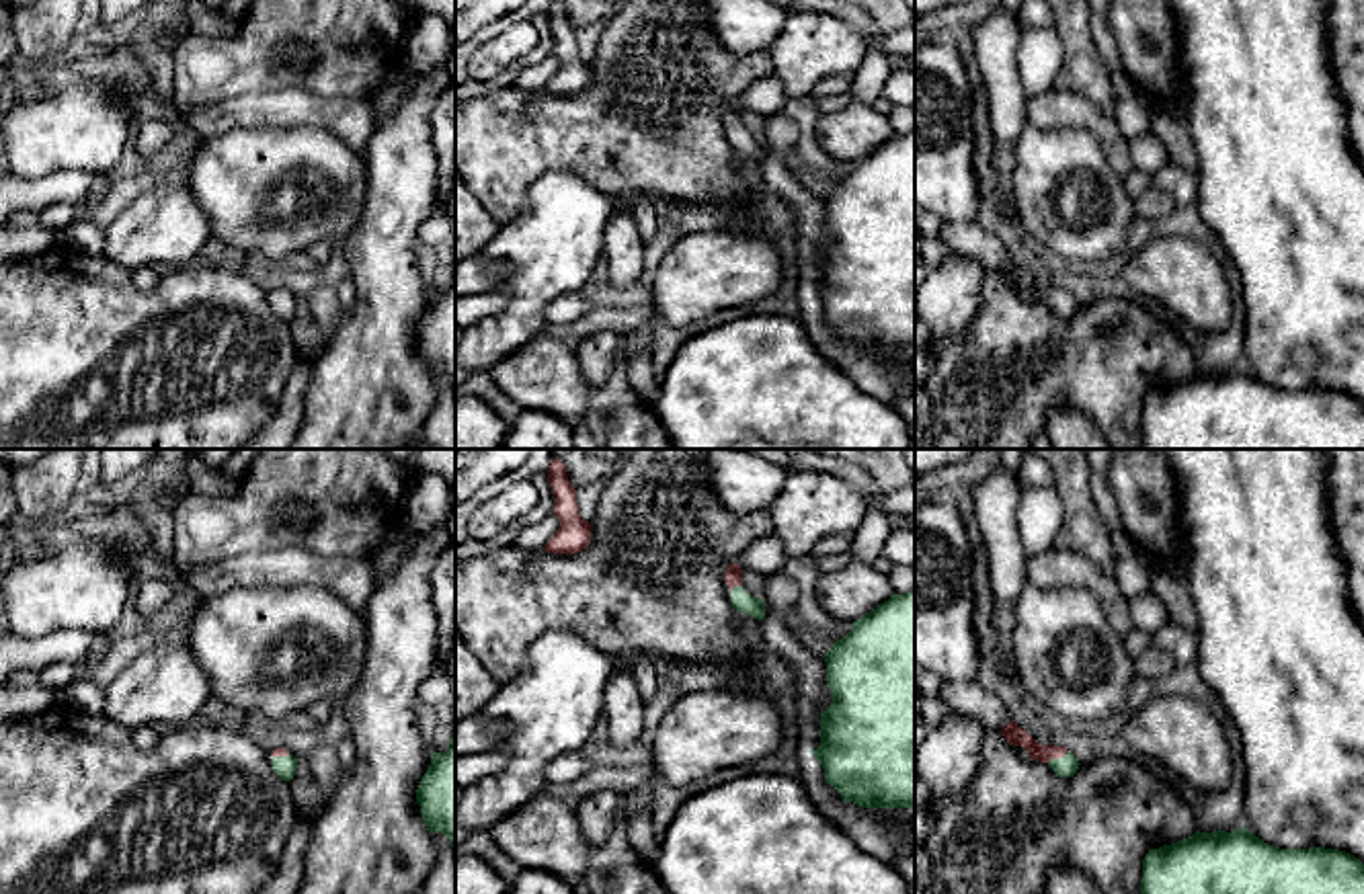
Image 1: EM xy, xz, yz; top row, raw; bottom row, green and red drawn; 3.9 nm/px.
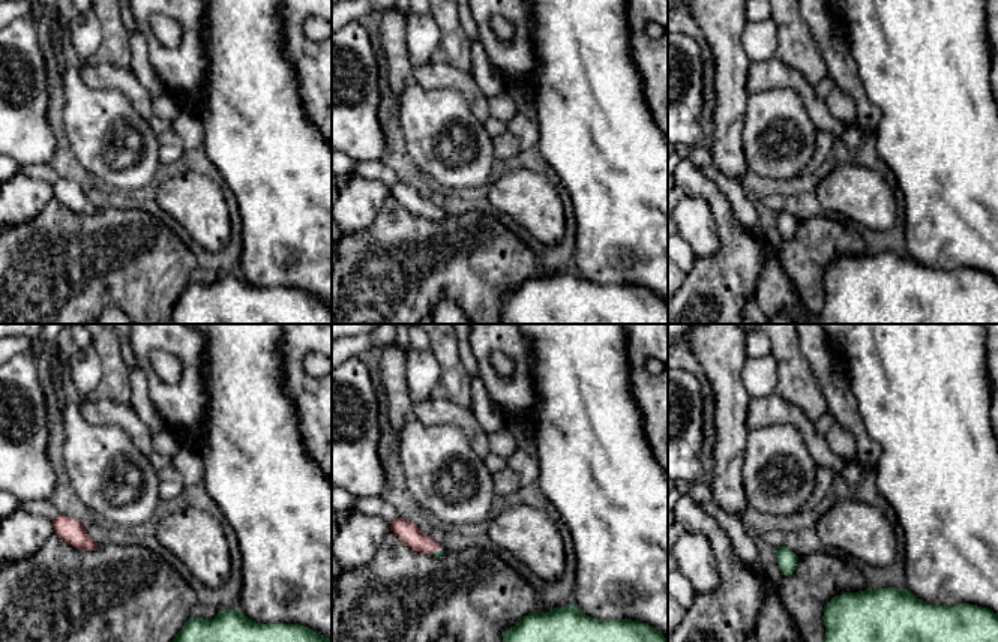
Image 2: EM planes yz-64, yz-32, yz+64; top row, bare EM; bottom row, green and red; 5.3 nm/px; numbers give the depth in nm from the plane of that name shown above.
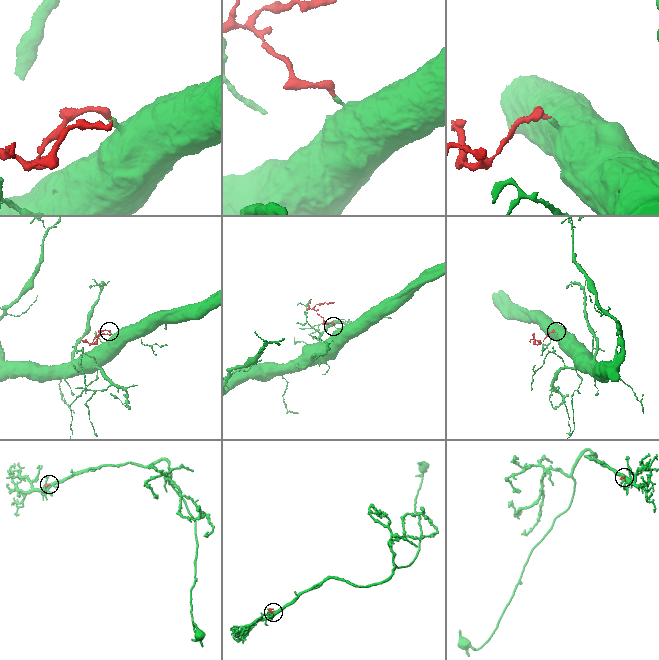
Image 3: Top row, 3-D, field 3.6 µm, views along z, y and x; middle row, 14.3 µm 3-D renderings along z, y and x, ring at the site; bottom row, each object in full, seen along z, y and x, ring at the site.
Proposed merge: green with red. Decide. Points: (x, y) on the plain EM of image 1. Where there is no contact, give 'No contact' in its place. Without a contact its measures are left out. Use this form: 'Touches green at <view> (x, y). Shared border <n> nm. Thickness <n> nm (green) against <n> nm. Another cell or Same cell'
Touches green at yz (1057, 300). Shared border 90 nm. Thickness 80 nm (green) against 70 nm. Same cell

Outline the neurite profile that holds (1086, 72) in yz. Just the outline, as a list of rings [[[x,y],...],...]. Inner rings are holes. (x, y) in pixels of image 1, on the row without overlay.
[[[1046,0],[1054,14],[1054,29],[1065,45],[1065,64],[1054,80],[1054,88],[1071,90],[1089,98],[1104,113],[1116,109],[1116,92],[1110,66],[1099,55],[1089,31],[1087,0]]]

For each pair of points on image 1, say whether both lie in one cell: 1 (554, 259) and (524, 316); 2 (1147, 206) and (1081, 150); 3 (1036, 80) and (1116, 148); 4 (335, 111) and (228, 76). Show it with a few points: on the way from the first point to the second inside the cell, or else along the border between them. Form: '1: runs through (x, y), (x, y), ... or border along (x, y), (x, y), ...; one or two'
1: runs through (540, 273), (530, 283), (528, 302); one
2: border along (1133, 201), (1137, 216); two
3: border along (1053, 87), (1028, 97); two
4: border along (318, 95), (282, 87), (224, 101); two

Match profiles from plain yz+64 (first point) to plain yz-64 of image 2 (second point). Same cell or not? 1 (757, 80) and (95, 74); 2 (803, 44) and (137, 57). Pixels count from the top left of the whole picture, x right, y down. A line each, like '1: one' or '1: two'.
1: one
2: two

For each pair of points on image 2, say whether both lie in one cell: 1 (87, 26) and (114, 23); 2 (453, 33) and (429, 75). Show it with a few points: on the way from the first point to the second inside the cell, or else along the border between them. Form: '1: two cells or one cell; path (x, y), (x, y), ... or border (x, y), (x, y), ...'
1: two cells; border (98, 15), (101, 45), (89, 57)
2: two cells; border (431, 60), (449, 63), (470, 74)

